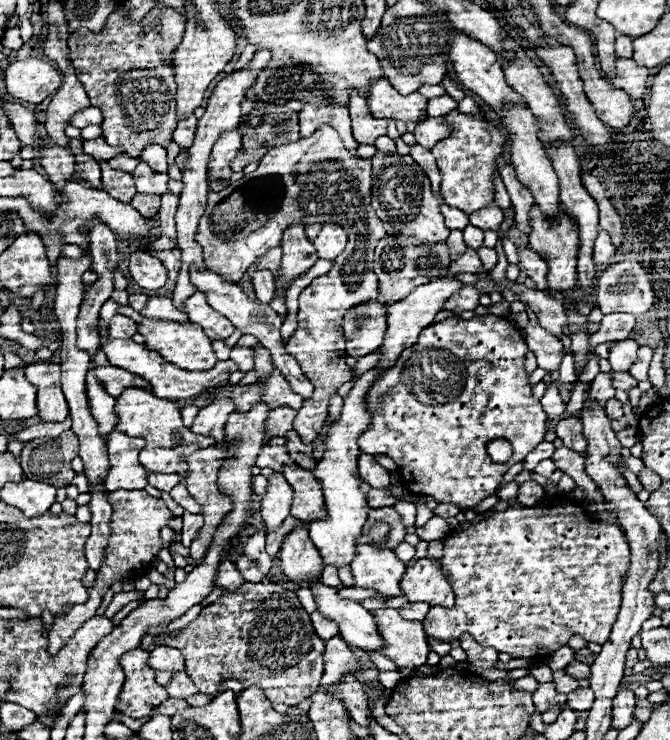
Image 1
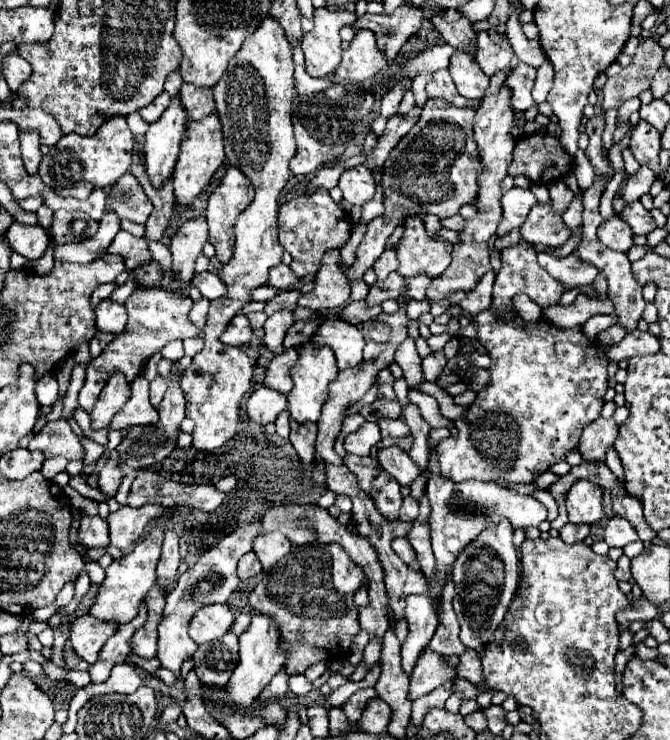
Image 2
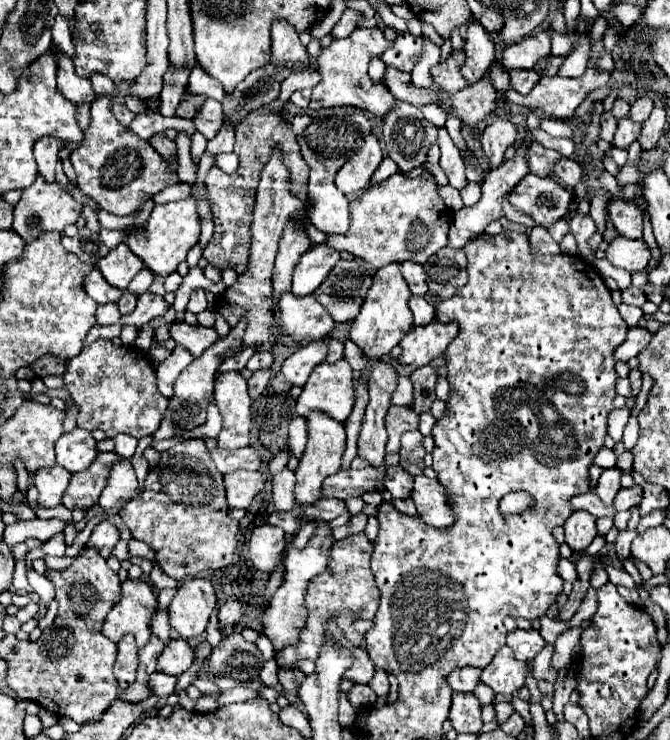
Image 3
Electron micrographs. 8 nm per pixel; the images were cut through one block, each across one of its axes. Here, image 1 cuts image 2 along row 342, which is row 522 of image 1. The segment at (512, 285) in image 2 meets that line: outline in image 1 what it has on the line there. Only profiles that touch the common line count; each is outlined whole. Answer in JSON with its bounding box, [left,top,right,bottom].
[424,494,630,660]

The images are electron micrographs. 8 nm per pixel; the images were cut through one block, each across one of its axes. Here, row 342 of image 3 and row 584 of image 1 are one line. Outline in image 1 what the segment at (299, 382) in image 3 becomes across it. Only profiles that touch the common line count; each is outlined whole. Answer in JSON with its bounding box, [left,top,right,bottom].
[310,580,382,650]

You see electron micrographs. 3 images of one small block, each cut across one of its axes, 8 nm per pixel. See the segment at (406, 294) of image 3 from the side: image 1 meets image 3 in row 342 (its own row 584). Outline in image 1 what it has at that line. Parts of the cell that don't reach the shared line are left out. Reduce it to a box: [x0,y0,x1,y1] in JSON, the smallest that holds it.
[350,544,406,596]

